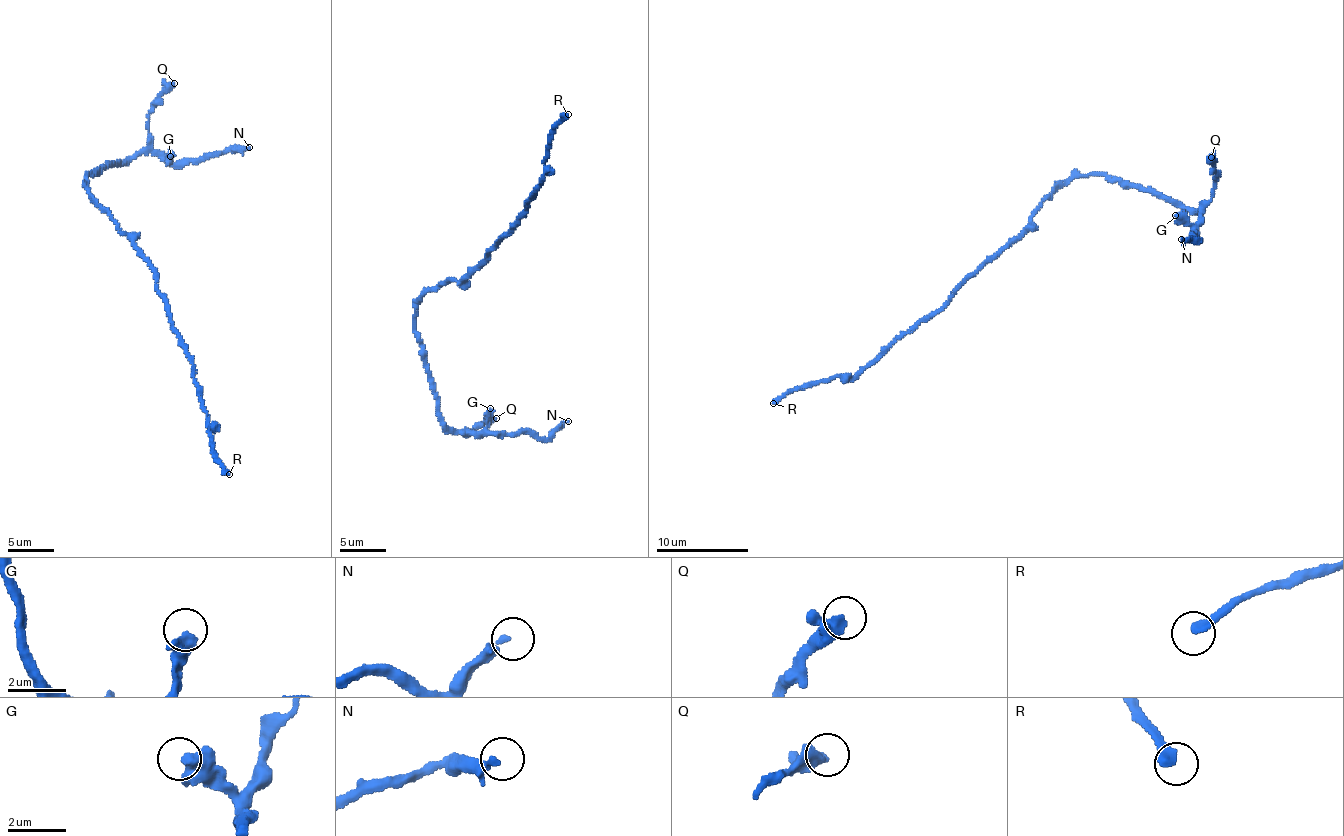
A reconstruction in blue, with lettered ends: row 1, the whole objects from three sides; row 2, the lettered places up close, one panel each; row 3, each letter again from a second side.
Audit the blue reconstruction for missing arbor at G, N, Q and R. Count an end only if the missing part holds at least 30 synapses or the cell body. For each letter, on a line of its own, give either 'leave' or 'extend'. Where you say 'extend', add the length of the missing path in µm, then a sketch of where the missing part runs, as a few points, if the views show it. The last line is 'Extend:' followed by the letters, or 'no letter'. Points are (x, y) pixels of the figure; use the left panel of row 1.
G: leave
N: extend; about 25 µm are missing; missing branch runs (249, 147), (248, 167), (263, 152), (263, 143), (269, 137), (269, 125), (275, 114), (262, 106), (246, 138)
Q: leave
R: leave
Extend: N

